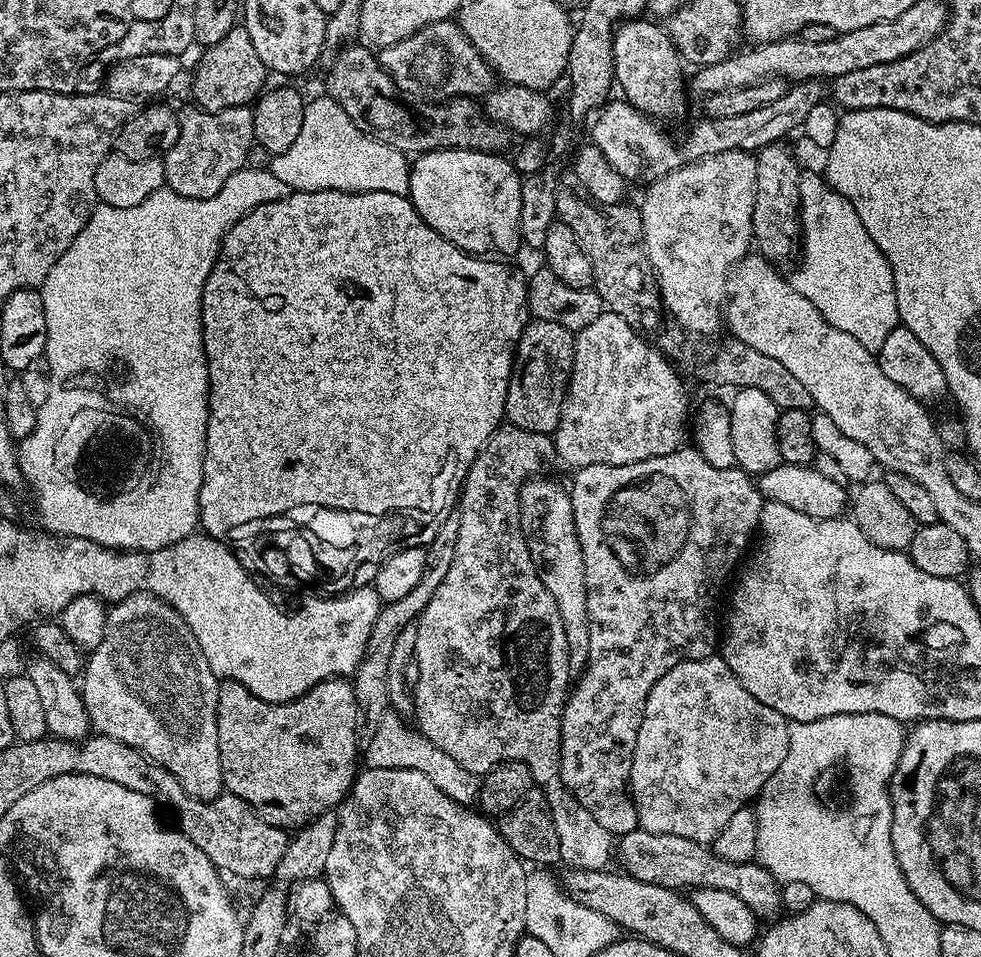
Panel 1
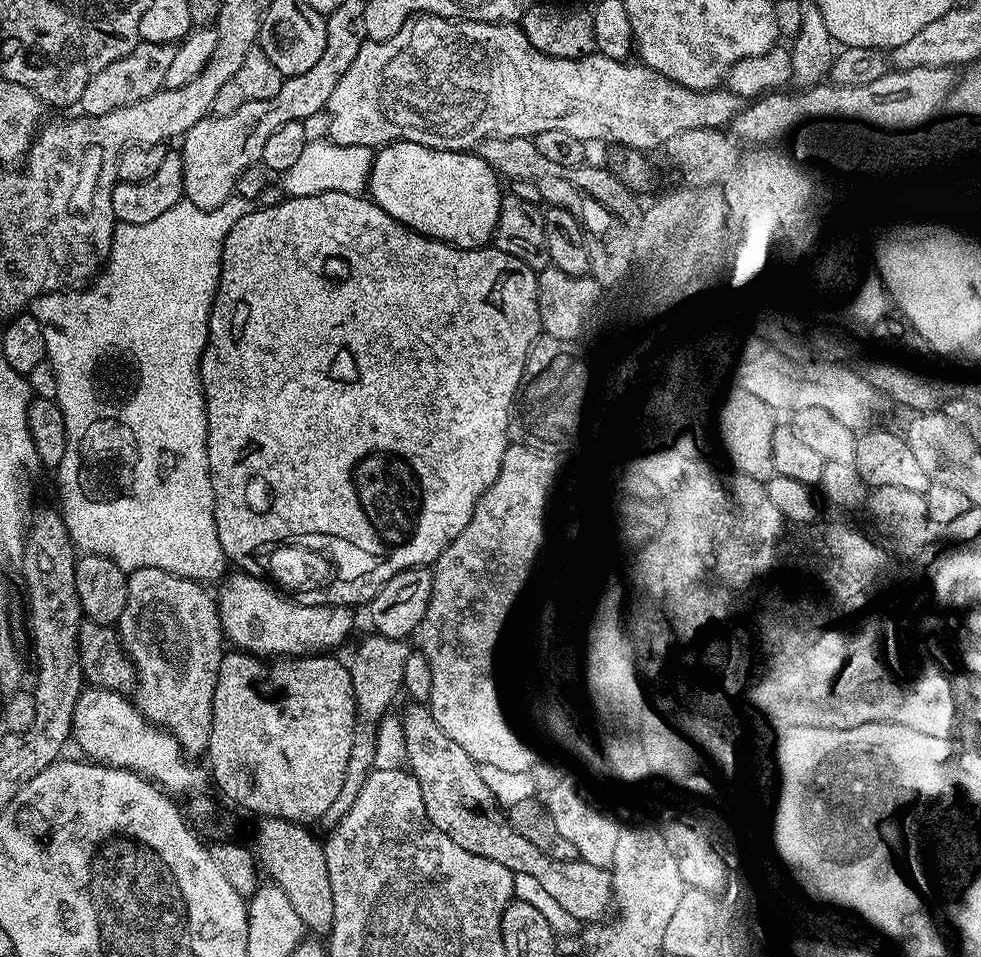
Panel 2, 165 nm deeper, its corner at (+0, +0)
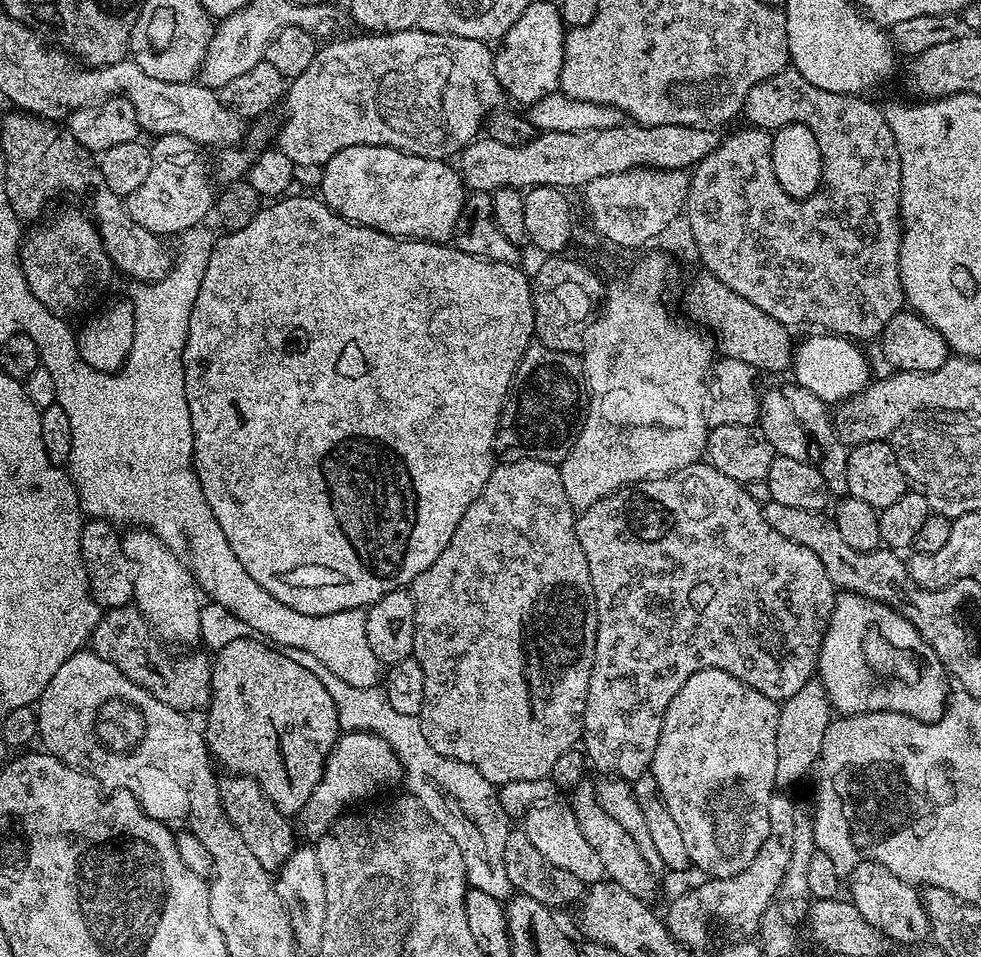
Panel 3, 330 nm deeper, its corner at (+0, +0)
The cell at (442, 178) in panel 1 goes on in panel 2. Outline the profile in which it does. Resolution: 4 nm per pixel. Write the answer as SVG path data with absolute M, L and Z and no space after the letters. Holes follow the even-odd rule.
M394 140L383 145L373 155L366 188L370 199L377 206L413 232L429 236L431 240L440 240L443 244L451 244L454 248L479 248L492 240L502 199L499 182L501 183L495 170L475 151L434 150L418 142Z

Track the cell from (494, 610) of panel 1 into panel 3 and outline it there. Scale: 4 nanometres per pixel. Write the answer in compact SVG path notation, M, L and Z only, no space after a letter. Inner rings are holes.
M505 460L497 463L490 478L486 478L486 486L482 486L478 498L474 498L466 514L462 514L462 522L458 522L454 538L450 538L442 554L438 554L431 566L422 570L422 574L418 574L418 578L410 585L416 603L412 655L422 666L422 674L426 674L424 705L418 717L422 734L426 734L426 742L430 742L438 754L474 766L482 778L497 786L523 779L551 777L558 757L575 749L582 740L596 645L596 595L590 582L586 554L582 554L582 542L578 542L576 517L570 498L566 498L566 486L562 486L557 465L541 460Z

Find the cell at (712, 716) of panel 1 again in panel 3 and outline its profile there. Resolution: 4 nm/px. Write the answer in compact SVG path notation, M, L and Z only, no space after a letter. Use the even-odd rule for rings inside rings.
M707 668L701 672L690 674L690 678L686 678L682 690L678 690L678 694L674 694L674 702L670 702L670 706L666 710L662 722L662 734L658 738L658 746L654 750L650 774L658 782L660 793L670 810L671 816L674 817L674 822L678 822L678 831L682 833L682 839L686 841L686 850L691 867L693 869L695 867L701 868L705 872L703 874L705 877L730 878L740 871L746 870L750 866L750 862L754 860L758 850L761 849L762 842L766 841L770 823L767 807L776 788L775 767L778 765L778 754L782 751L781 745L776 745L776 739L781 739L782 736L778 726L779 713L780 704L777 701L766 698L766 694L746 686L738 678L734 678L717 668Z

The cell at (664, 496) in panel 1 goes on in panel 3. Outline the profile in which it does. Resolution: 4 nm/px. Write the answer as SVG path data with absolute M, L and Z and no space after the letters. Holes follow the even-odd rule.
M697 462L677 472L670 472L667 476L654 476L620 488L577 515L578 542L582 542L582 554L586 554L586 562L590 566L590 582L596 595L596 645L584 711L582 748L591 767L604 772L600 774L634 782L651 769L666 710L670 702L674 702L674 694L682 690L690 674L707 668L717 668L777 702L798 694L798 690L802 690L802 686L813 679L820 662L824 632L836 605L838 589L826 574L826 566L822 566L818 554L778 534L778 530L774 530L774 526L770 526L770 522L764 517L761 501L756 501L748 492L751 491L745 485L734 482L734 478L726 478L726 474L722 474L711 464Z

